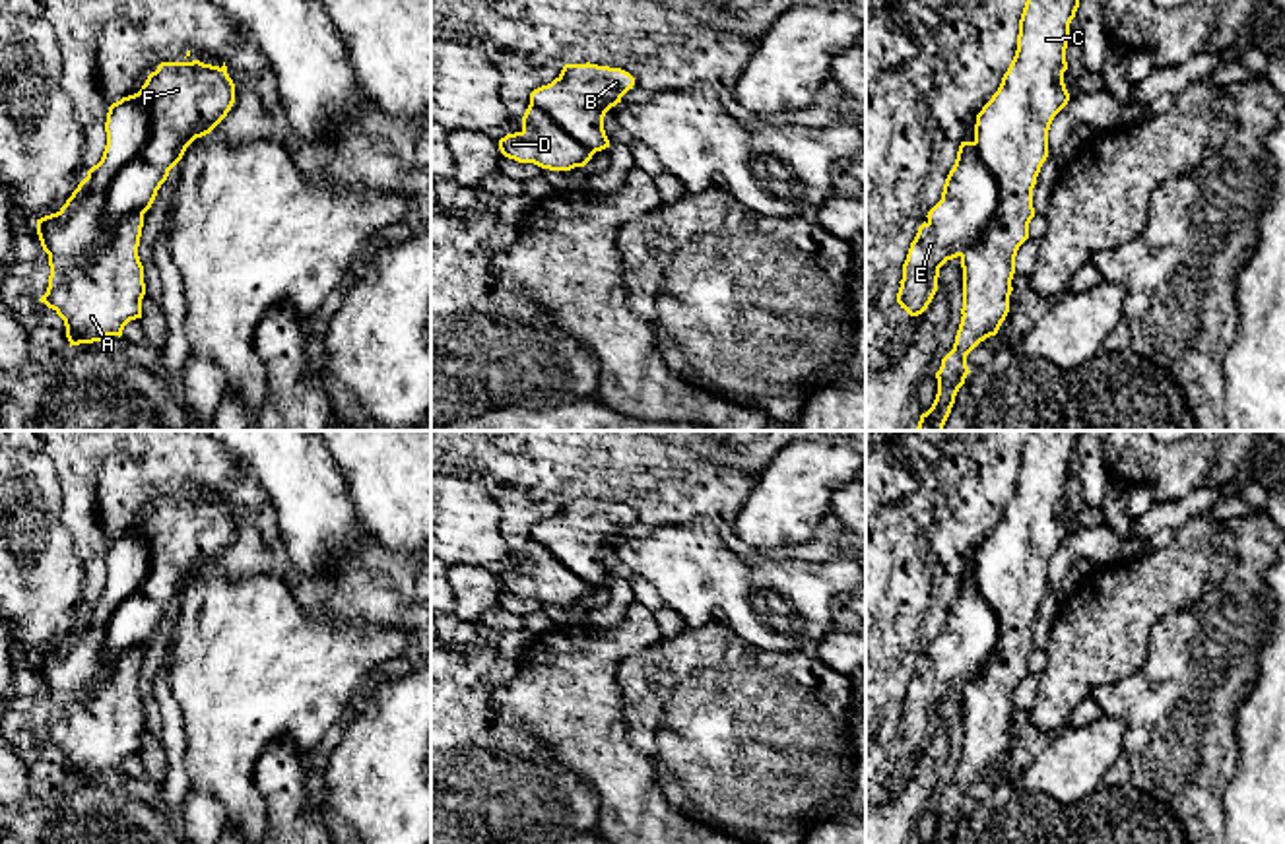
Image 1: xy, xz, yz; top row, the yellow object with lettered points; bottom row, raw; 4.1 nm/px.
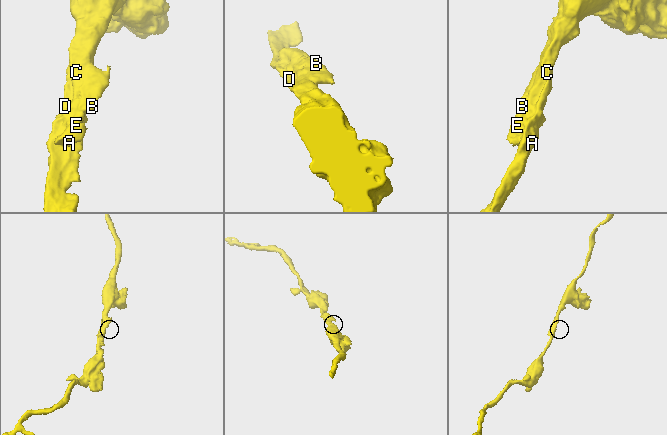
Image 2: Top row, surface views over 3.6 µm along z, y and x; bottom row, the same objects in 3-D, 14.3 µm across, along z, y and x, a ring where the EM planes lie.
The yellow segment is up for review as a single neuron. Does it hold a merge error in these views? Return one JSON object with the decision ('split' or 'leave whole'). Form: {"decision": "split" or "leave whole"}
{"decision": "split"}

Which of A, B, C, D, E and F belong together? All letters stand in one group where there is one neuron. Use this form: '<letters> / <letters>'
A C D / B E F

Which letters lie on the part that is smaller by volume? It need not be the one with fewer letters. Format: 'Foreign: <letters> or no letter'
Foreign: B, E, F

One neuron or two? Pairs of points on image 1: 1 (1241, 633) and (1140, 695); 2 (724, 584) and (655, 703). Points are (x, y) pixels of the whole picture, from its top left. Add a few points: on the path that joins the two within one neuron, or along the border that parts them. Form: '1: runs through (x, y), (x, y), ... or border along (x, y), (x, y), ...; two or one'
1: runs through (1216, 650), (1171, 695), (1165, 695); one
2: border along (688, 625), (701, 627), (719, 614), (744, 639); two

